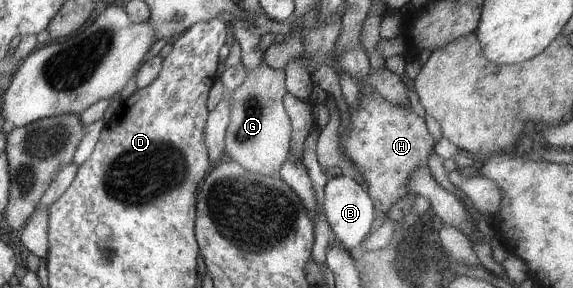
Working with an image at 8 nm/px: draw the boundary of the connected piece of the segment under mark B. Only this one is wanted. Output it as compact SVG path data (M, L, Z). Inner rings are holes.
M349 176L330 177L325 185L324 219L330 224L336 241L345 249L351 250L362 243L363 239L372 231L376 218L374 200L364 191L354 178Z

